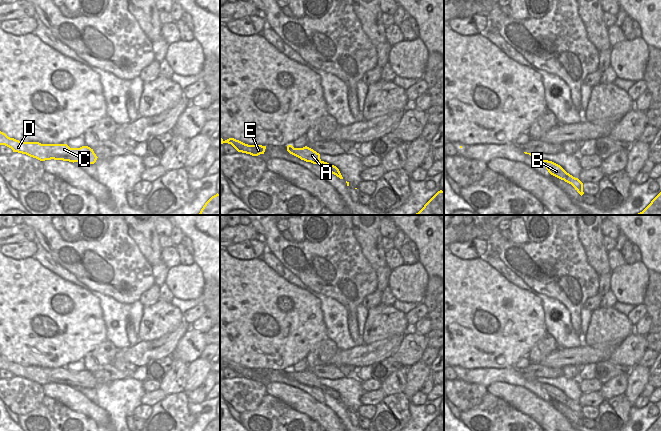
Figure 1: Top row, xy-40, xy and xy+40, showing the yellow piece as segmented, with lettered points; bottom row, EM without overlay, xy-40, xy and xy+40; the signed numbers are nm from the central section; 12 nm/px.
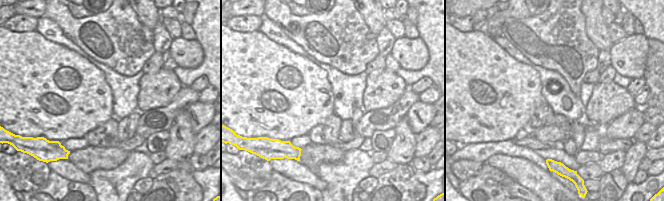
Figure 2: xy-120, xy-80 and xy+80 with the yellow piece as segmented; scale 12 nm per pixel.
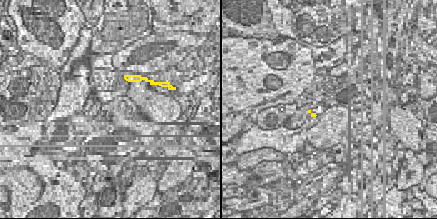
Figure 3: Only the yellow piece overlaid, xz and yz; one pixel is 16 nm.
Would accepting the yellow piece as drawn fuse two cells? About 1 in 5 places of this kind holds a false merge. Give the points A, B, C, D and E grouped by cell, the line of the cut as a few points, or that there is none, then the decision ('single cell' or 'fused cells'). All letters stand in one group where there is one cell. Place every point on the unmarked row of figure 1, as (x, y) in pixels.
A B C D E | no cut | single cell

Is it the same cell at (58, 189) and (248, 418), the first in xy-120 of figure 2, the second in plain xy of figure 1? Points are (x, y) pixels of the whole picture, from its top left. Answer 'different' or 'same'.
same

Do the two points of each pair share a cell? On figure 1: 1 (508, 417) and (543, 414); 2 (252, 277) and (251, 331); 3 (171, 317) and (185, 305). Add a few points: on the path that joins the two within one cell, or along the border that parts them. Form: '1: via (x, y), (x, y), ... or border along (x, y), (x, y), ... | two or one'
1: border along (508, 403), (534, 420) | two
2: via (251, 290), (251, 318) | one
3: border along (170, 302), (183, 313) | two

